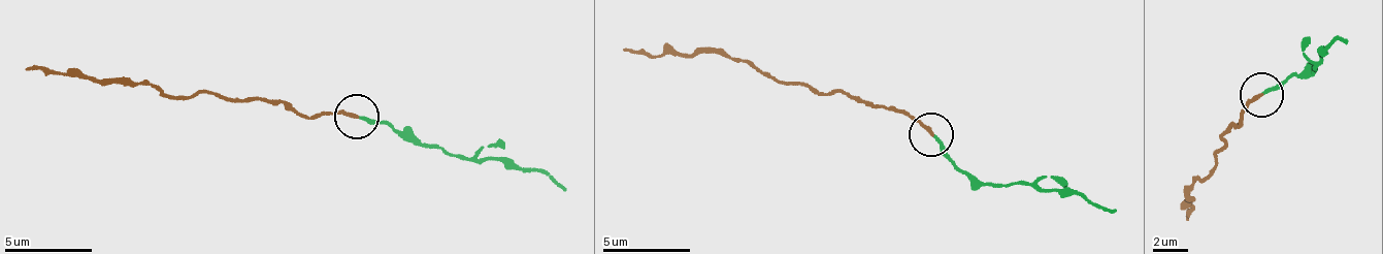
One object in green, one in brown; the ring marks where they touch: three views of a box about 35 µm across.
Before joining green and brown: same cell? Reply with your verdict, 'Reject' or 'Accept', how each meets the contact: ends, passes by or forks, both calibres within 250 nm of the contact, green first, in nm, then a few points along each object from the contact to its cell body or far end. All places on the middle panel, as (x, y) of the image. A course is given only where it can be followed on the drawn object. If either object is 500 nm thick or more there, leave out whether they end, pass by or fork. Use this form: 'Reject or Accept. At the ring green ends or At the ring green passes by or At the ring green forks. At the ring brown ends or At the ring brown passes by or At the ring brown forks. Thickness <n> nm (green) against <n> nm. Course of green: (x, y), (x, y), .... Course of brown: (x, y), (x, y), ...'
Reject. At the ring green ends. At the ring brown ends. Thickness 170 nm (green) against 190 nm. Course of green: (934, 134), (961, 168), (985, 183), (1071, 189), (1104, 208), (1115, 209). Course of brown: (929, 135), (898, 109), (779, 84), (739, 58), (624, 50)

